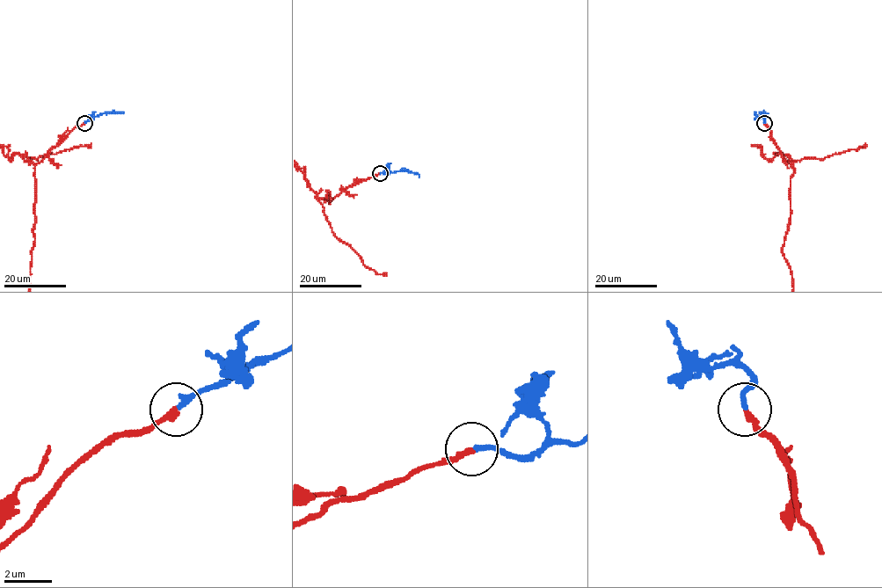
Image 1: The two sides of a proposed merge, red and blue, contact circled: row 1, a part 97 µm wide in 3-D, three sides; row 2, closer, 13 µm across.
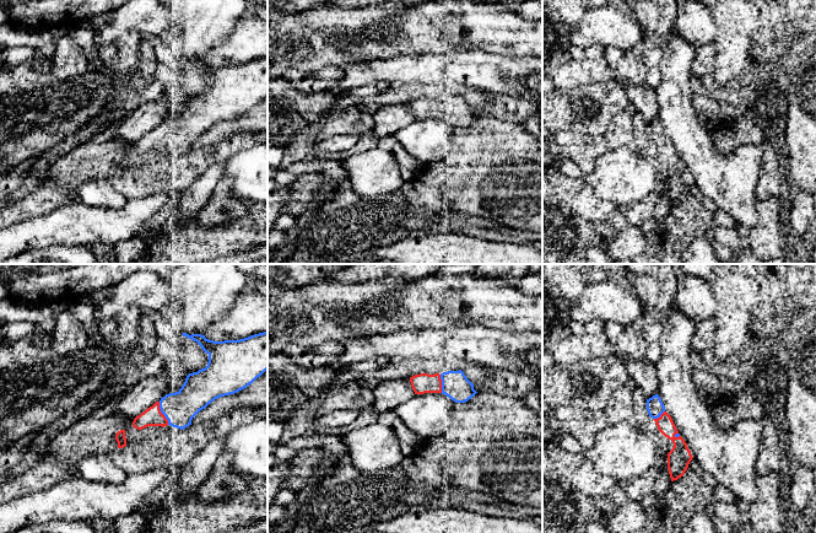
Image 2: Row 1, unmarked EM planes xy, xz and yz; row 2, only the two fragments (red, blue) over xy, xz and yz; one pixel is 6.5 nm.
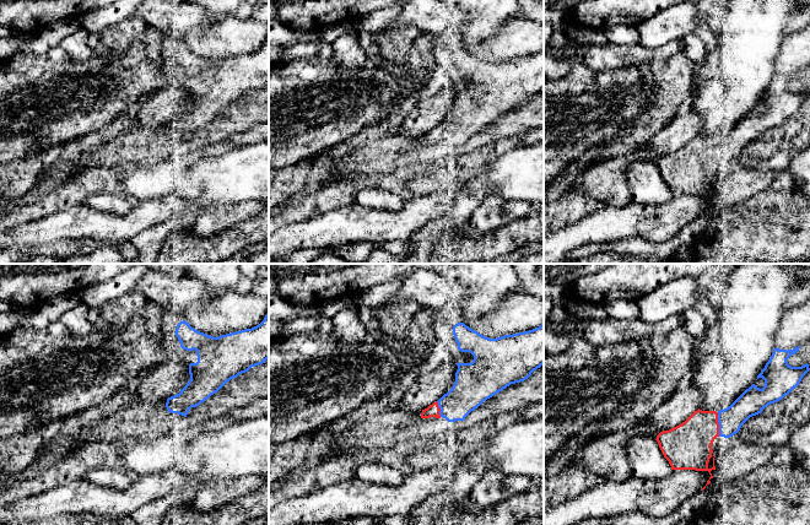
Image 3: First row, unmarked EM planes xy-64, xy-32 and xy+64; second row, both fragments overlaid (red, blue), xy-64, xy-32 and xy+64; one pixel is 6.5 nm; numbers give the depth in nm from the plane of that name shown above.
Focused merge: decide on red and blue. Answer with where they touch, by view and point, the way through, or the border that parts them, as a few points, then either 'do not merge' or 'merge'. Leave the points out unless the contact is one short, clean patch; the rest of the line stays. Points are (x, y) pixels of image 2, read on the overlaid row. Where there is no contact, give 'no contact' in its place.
xy (161, 413) | merge

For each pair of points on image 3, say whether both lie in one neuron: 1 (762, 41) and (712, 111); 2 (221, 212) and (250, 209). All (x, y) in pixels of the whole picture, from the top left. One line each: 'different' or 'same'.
1: same
2: same

